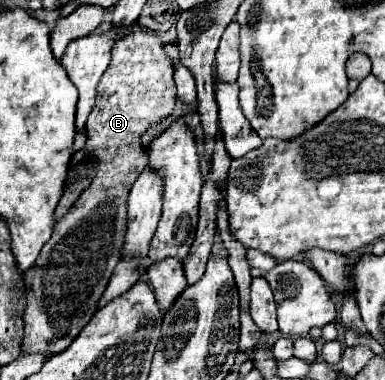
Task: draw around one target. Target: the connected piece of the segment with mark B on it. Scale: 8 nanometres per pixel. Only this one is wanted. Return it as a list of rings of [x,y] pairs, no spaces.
[[[134,32],[128,38],[120,40],[116,46],[116,54],[98,82],[96,104],[88,116],[88,140],[86,146],[100,146],[96,150],[98,172],[92,184],[82,192],[82,196],[74,202],[74,206],[56,222],[52,238],[42,248],[36,264],[24,272],[26,282],[26,310],[24,310],[24,338],[22,350],[24,354],[60,354],[74,342],[92,314],[98,310],[98,298],[102,298],[102,290],[106,290],[106,282],[110,280],[116,264],[122,258],[122,246],[126,236],[126,198],[130,194],[130,186],[136,182],[138,174],[146,166],[146,148],[142,144],[142,136],[150,126],[156,126],[164,118],[174,112],[176,104],[176,86],[174,86],[174,64],[164,52],[162,38],[150,32]]]

